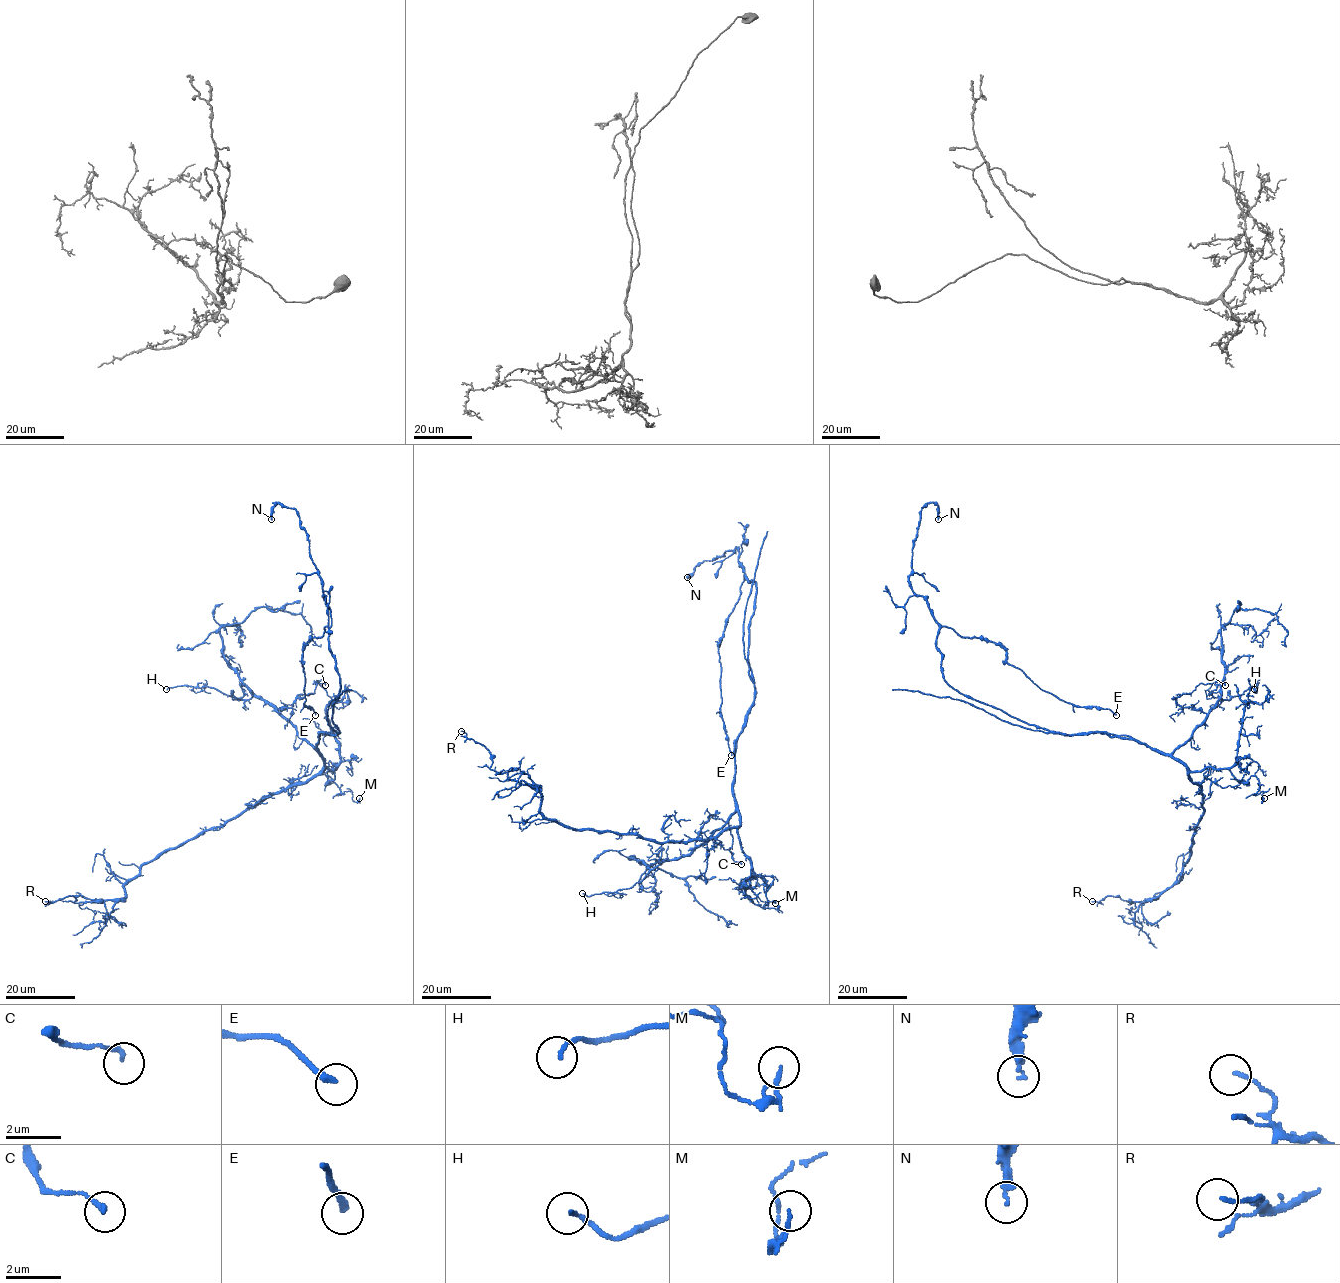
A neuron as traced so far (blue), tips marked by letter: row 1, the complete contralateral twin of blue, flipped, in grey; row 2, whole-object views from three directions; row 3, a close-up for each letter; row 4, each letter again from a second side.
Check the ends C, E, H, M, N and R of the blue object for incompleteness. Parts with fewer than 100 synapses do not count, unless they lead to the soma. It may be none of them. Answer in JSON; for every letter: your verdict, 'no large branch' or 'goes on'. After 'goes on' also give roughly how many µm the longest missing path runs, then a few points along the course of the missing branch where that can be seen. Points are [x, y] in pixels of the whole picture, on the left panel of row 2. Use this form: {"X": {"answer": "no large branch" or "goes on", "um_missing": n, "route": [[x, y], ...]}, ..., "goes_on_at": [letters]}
{"C": {"answer": "no large branch"}, "E": {"answer": "no large branch"}, "H": {"answer": "no large branch"}, "M": {"answer": "no large branch"}, "N": {"answer": "no large branch"}, "R": {"answer": "no large branch"}, "goes_on_at": []}

